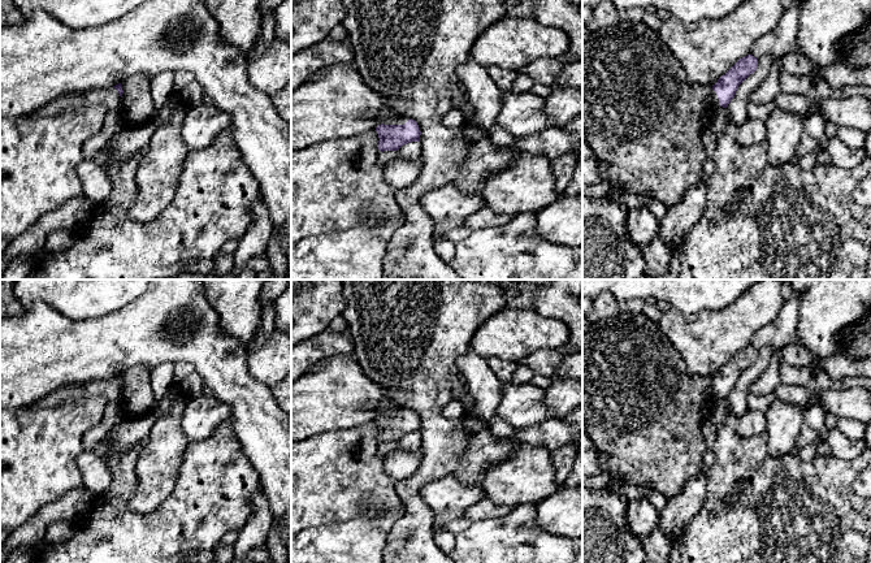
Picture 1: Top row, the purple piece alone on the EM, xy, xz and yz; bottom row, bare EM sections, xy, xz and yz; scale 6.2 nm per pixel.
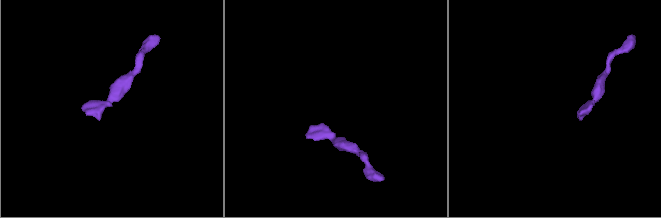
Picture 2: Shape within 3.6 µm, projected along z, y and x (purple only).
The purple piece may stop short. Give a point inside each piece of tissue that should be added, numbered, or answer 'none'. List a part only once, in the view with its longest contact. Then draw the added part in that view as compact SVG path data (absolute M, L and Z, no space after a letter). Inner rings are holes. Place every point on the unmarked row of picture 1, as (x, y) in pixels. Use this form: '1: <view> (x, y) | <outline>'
1: xz (386, 408) | M372 400L365 404L367 408L378 408L384 416L404 416L410 408L399 404L398 402L377 402Z

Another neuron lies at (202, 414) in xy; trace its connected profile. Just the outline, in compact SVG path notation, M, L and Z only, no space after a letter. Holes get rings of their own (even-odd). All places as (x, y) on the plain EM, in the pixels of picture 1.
M213 395L190 397L182 412L183 433L188 442L199 442L229 417L229 413L229 406Z

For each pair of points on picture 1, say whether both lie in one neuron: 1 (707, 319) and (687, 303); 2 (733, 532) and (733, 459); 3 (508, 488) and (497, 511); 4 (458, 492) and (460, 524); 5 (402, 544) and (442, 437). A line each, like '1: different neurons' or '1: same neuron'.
1: different neurons
2: same neuron
3: different neurons
4: different neurons
5: same neuron

